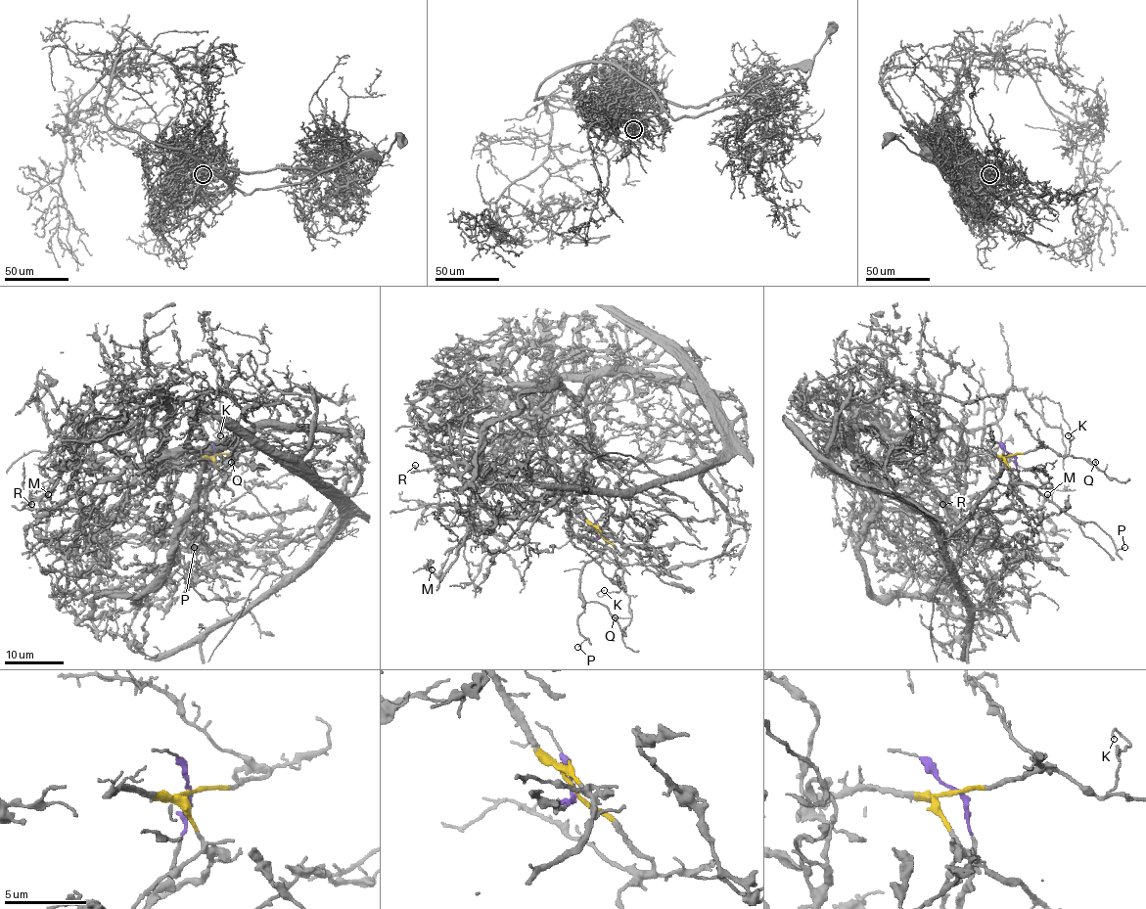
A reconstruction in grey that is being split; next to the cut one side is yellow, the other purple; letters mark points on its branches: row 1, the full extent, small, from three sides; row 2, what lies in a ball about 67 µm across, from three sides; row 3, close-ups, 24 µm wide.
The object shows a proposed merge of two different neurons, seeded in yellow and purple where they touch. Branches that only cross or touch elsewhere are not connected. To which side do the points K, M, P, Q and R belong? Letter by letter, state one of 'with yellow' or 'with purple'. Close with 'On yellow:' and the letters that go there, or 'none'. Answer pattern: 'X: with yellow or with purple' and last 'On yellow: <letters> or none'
K: with yellow
M: with yellow
P: with yellow
Q: with yellow
R: with yellow
On yellow: K, M, P, Q, R

